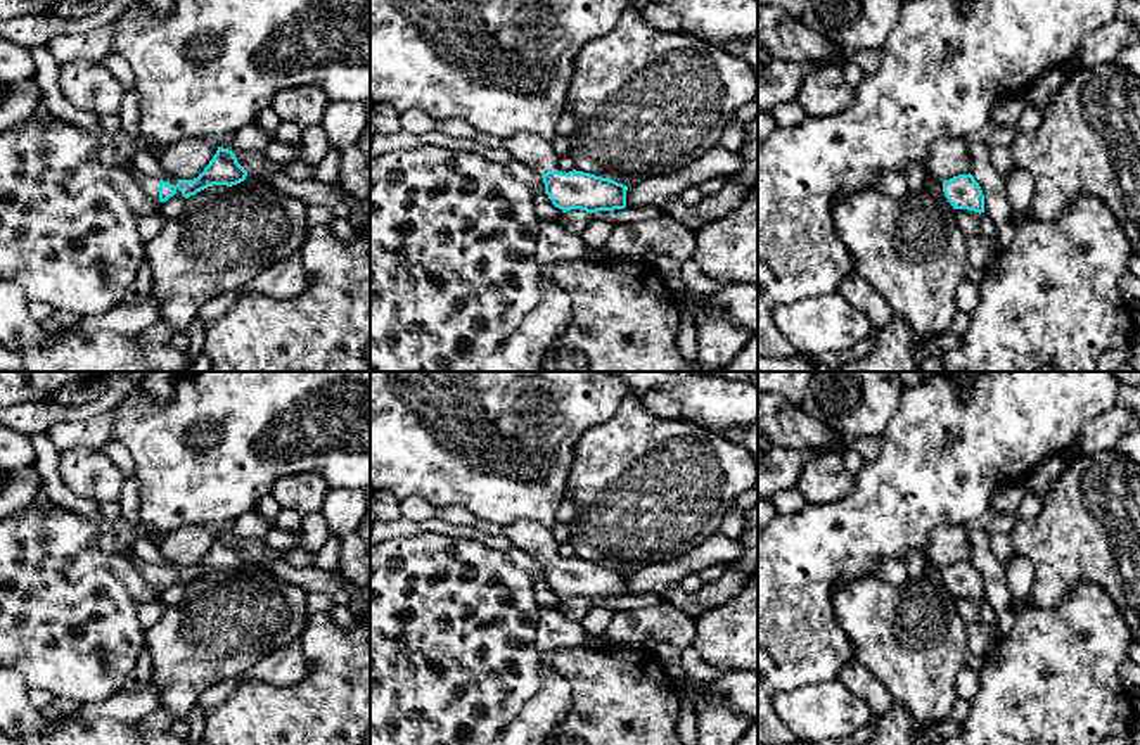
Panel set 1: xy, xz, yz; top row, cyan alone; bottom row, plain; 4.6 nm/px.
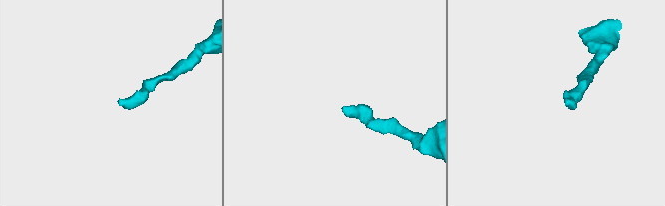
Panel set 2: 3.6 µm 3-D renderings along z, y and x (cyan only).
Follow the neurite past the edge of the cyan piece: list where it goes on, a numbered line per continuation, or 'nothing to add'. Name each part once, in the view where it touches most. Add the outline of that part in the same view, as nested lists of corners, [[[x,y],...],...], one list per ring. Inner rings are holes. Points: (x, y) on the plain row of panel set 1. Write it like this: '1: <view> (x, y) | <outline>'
1: xy (149, 571) | [[[135,553],[130,557],[130,560],[133,562],[135,569],[142,574],[145,581],[159,593],[163,593],[163,589],[159,588],[159,567],[156,564],[147,564]]]

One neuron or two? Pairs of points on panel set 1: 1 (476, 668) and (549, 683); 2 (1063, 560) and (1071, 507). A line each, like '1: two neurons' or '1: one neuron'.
1: two neurons
2: one neuron

